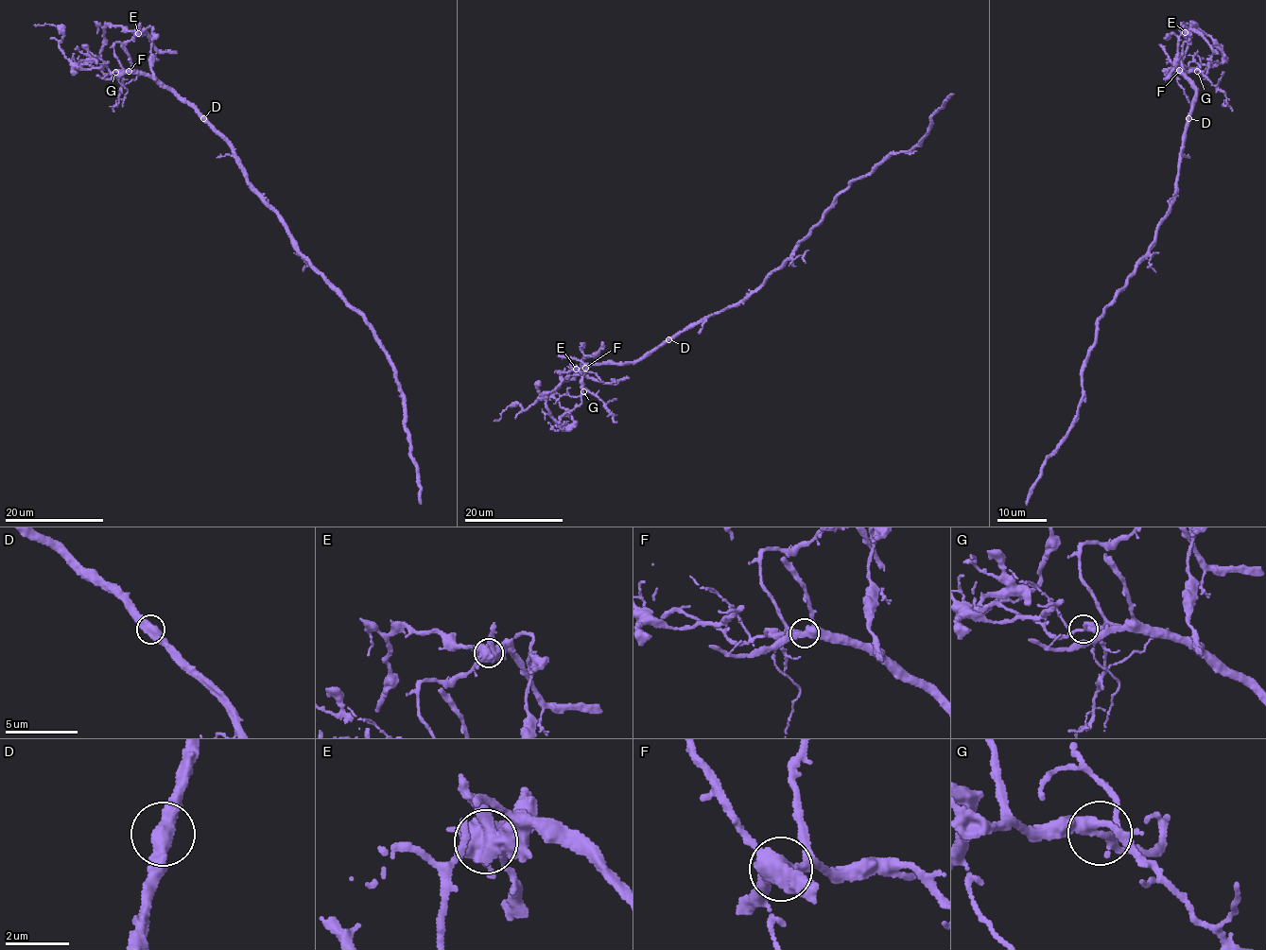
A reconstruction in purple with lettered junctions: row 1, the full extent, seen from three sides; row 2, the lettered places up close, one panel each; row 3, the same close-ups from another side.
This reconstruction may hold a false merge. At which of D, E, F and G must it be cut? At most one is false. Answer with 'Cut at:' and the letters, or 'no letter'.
Cut at: E

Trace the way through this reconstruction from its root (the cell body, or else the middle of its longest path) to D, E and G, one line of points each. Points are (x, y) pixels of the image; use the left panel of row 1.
D: (273, 207), (248, 181), (228, 139), (203, 118)
E: (273, 207), (248, 181), (228, 139), (206, 118), (151, 78), (122, 66), (113, 45), (127, 43), (138, 33)
G: (273, 207), (248, 181), (228, 139), (206, 118), (147, 76), (132, 71), (115, 72)

